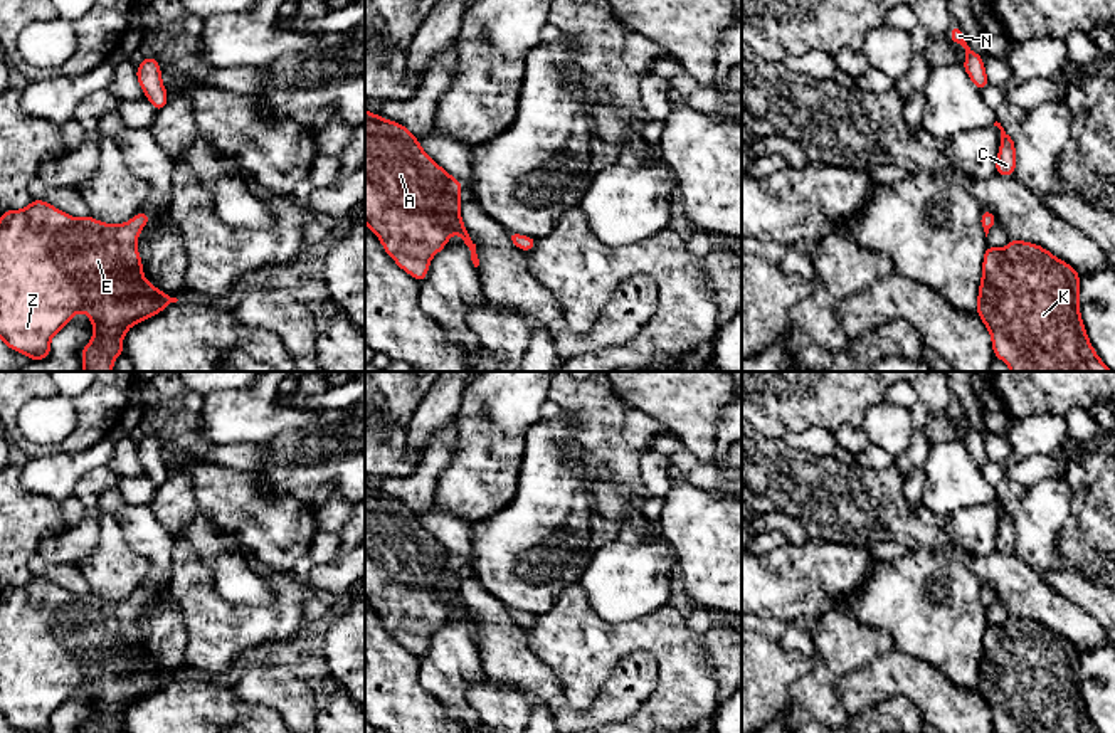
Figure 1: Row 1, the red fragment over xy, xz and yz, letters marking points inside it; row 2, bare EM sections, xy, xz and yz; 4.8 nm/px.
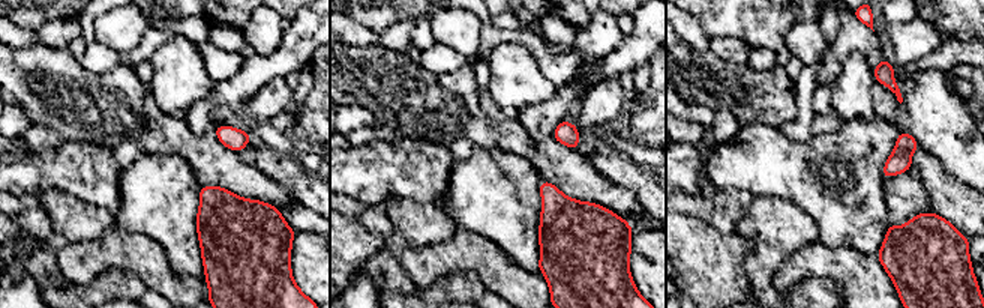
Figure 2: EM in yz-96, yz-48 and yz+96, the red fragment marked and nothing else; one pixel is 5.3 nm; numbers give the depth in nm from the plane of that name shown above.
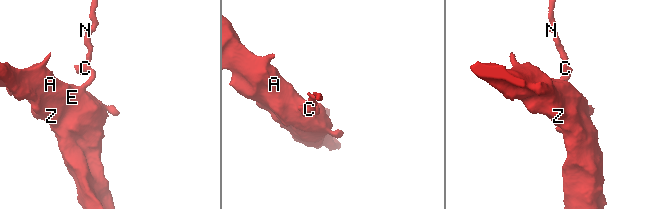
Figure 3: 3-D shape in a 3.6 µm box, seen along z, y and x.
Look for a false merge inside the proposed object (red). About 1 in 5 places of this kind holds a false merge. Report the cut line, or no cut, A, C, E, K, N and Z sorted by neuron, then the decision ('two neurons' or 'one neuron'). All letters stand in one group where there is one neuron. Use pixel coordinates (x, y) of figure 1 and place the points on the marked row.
no cut; A C E K N Z; one neuron

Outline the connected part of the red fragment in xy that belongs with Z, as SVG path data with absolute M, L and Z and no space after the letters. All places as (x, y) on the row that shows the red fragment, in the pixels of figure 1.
M32 200L22 210L7 210L0 217L0 338L10 350L30 360L45 360L50 351L52 336L61 331L71 318L82 311L89 316L94 333L81 351L82 372L113 372L113 361L123 353L126 331L145 321L177 298L163 294L143 277L143 264L136 250L136 240L150 215L138 212L126 224L104 224L96 219L74 219L44 200Z

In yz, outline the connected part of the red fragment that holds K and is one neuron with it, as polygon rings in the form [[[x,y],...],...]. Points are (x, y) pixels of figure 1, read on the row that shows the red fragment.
[[[1017,239],[1002,249],[987,244],[977,314],[991,331],[994,356],[1011,372],[1112,372],[1093,350],[1080,316],[1080,274],[1041,245]]]

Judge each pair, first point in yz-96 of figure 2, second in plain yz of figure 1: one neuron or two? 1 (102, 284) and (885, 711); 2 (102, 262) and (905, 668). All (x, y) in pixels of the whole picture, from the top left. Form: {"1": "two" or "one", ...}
{"1": "one", "2": "one"}

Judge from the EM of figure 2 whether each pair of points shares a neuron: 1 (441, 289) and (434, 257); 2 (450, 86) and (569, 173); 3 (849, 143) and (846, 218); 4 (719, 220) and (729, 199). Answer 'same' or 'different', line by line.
1: different
2: same
3: same
4: same

